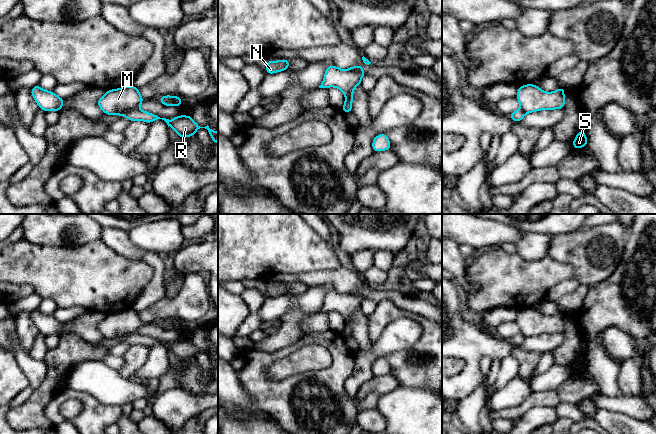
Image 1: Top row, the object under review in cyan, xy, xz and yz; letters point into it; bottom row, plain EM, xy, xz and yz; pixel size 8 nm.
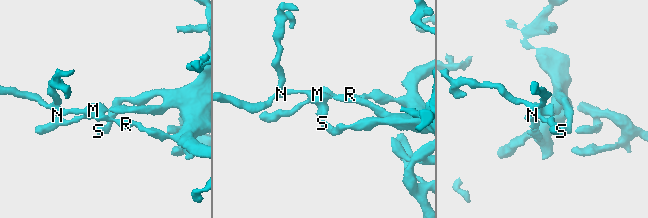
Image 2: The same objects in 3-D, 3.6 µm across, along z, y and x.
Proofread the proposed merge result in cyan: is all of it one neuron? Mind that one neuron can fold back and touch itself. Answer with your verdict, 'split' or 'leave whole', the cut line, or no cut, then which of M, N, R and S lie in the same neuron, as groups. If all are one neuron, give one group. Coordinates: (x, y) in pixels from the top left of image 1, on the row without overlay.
leave whole | no cut | M N R S

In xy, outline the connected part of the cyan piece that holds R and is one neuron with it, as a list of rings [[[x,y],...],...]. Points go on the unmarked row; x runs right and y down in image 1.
[[[133,308],[121,311],[118,313],[112,313],[105,316],[105,318],[97,325],[98,330],[100,333],[107,339],[121,339],[126,342],[128,342],[131,346],[132,345],[144,345],[147,347],[152,347],[156,345],[157,343],[164,344],[168,351],[170,350],[182,363],[185,363],[189,360],[194,360],[196,355],[200,352],[205,352],[208,354],[213,367],[218,367],[218,356],[212,354],[209,352],[209,350],[200,351],[193,342],[189,339],[181,339],[176,340],[172,342],[171,344],[166,342],[160,342],[157,339],[154,339],[152,337],[149,337],[147,335],[140,334],[138,331],[141,327],[143,327],[145,324],[142,322],[138,312],[136,312]]]

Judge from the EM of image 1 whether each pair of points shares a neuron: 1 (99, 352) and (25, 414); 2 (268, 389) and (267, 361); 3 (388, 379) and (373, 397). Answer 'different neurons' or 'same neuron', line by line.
1: same neuron
2: same neuron
3: different neurons

